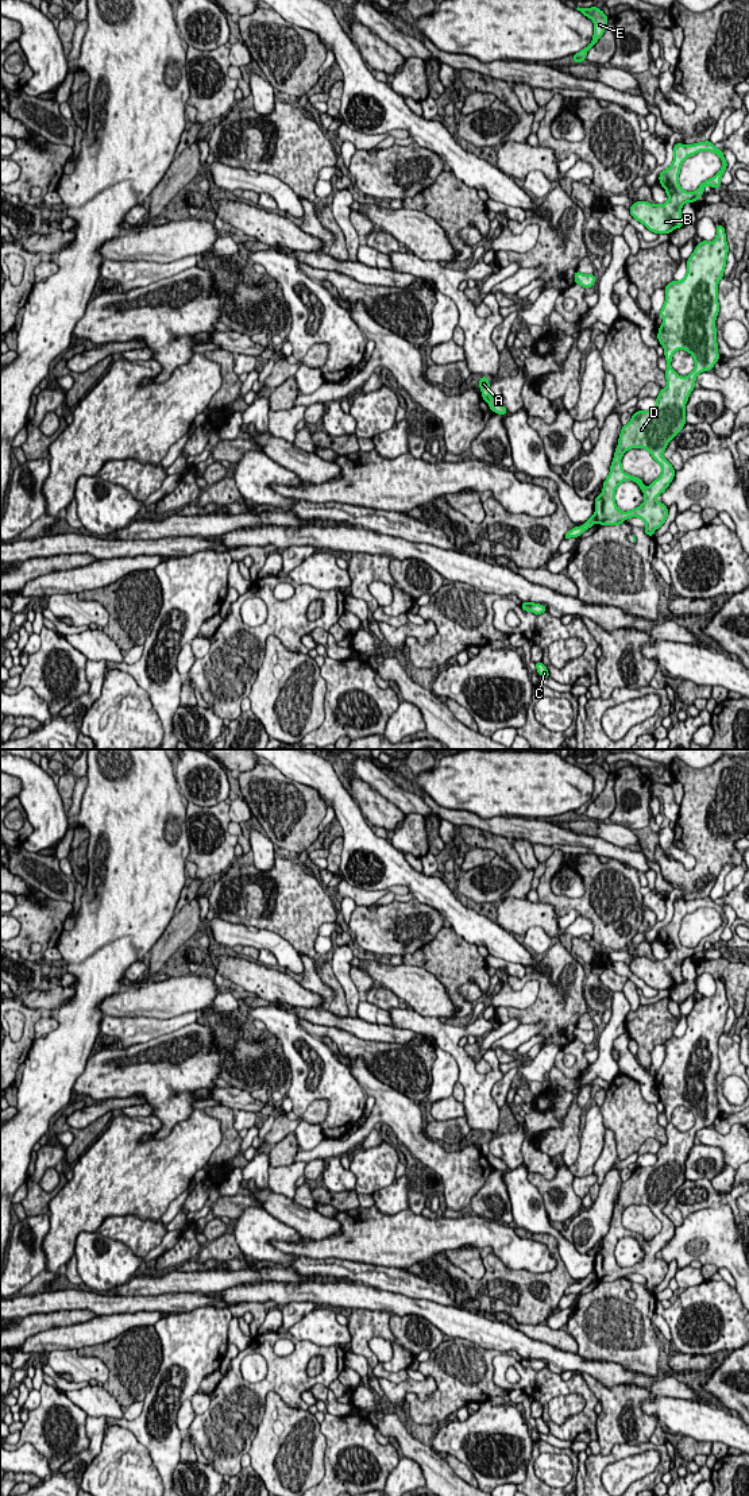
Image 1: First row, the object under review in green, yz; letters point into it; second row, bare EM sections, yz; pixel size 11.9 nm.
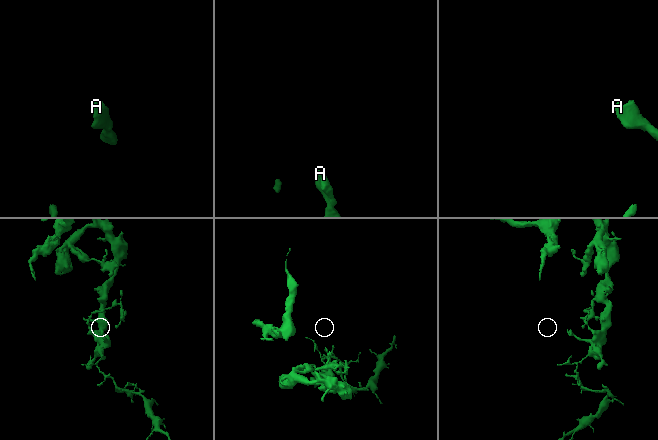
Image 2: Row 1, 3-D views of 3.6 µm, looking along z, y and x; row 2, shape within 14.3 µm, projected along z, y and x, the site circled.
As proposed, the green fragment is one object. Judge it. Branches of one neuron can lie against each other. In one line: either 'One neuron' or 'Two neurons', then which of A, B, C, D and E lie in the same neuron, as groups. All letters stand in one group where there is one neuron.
Two neurons. Groups: A B D E / C

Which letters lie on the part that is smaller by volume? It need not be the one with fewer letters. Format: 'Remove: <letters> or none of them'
Remove: C

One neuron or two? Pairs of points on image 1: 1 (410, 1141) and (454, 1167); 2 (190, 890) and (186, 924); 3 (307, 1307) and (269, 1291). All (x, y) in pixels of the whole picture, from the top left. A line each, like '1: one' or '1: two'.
1: one
2: two
3: two

